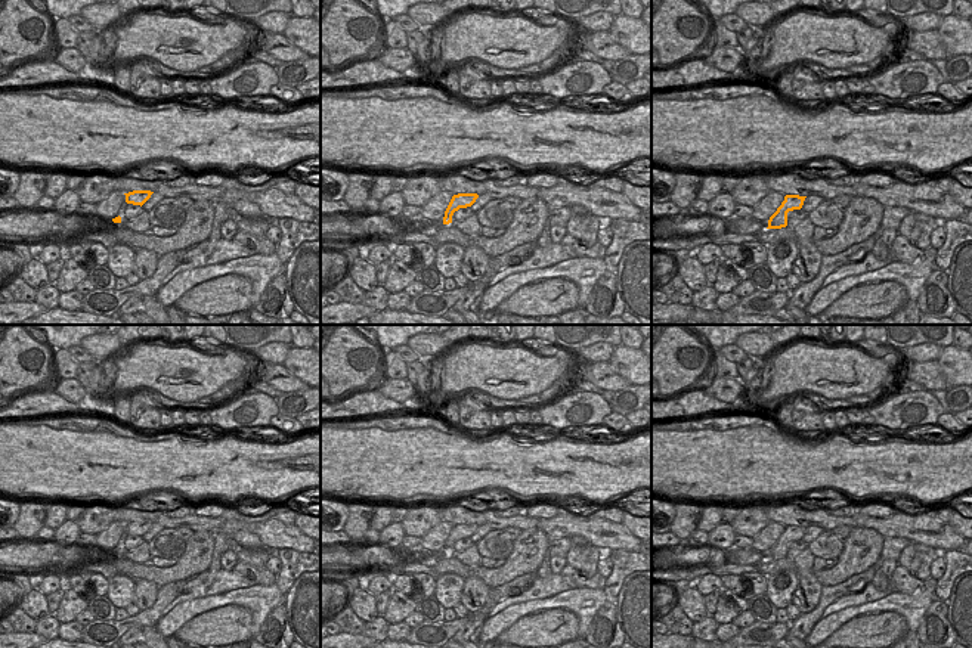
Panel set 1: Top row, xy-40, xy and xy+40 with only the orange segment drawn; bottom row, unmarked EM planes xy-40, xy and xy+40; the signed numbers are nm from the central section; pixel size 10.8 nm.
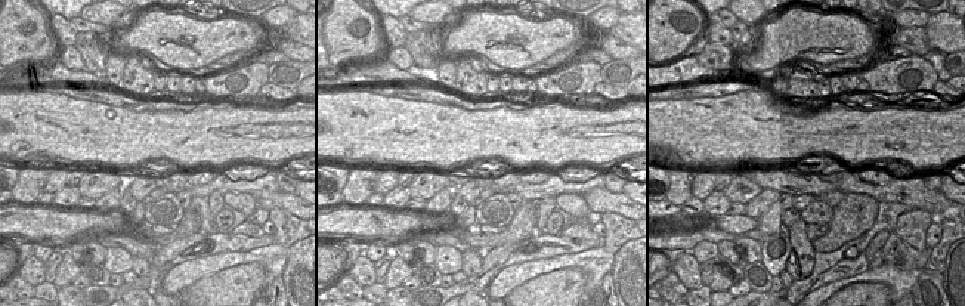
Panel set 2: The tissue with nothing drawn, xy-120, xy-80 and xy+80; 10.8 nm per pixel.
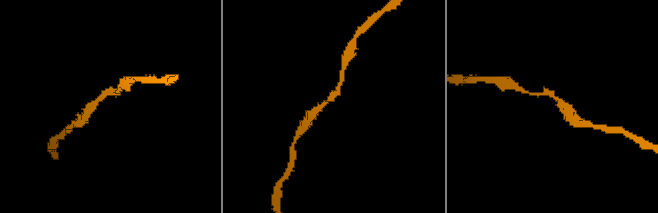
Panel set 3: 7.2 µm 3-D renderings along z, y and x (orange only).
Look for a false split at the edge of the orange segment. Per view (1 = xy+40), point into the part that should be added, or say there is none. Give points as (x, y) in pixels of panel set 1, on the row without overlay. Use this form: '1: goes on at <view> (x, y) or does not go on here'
1: does not go on here

